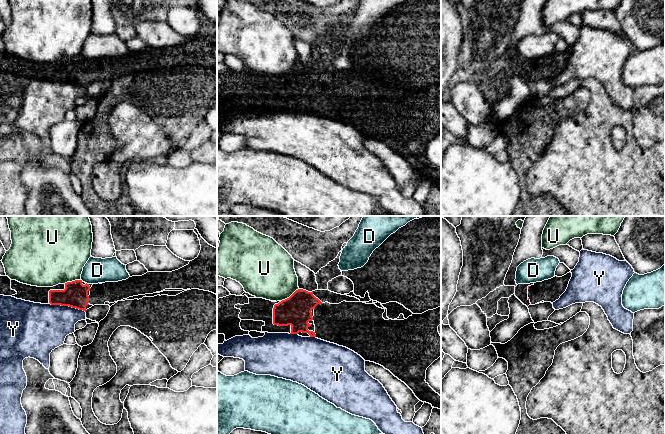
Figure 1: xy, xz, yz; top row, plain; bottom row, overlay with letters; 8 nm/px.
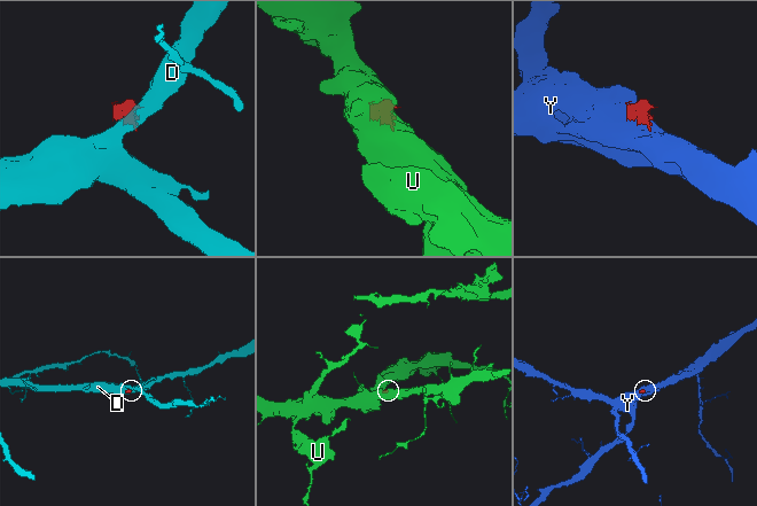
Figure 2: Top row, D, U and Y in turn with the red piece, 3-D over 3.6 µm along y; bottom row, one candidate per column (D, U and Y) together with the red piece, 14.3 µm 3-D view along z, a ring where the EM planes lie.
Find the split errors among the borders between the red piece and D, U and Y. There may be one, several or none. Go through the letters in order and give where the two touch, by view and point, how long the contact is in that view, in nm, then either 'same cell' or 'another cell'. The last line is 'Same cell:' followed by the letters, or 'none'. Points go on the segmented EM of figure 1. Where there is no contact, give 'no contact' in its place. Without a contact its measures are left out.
D: xy (86, 283) | 30 nm | another cell
U: xz (290, 296) | 180 nm | another cell
Y: xy (68, 305) | 300 nm | another cell
Same cell: none

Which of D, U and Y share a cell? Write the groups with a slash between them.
D / U / Y

